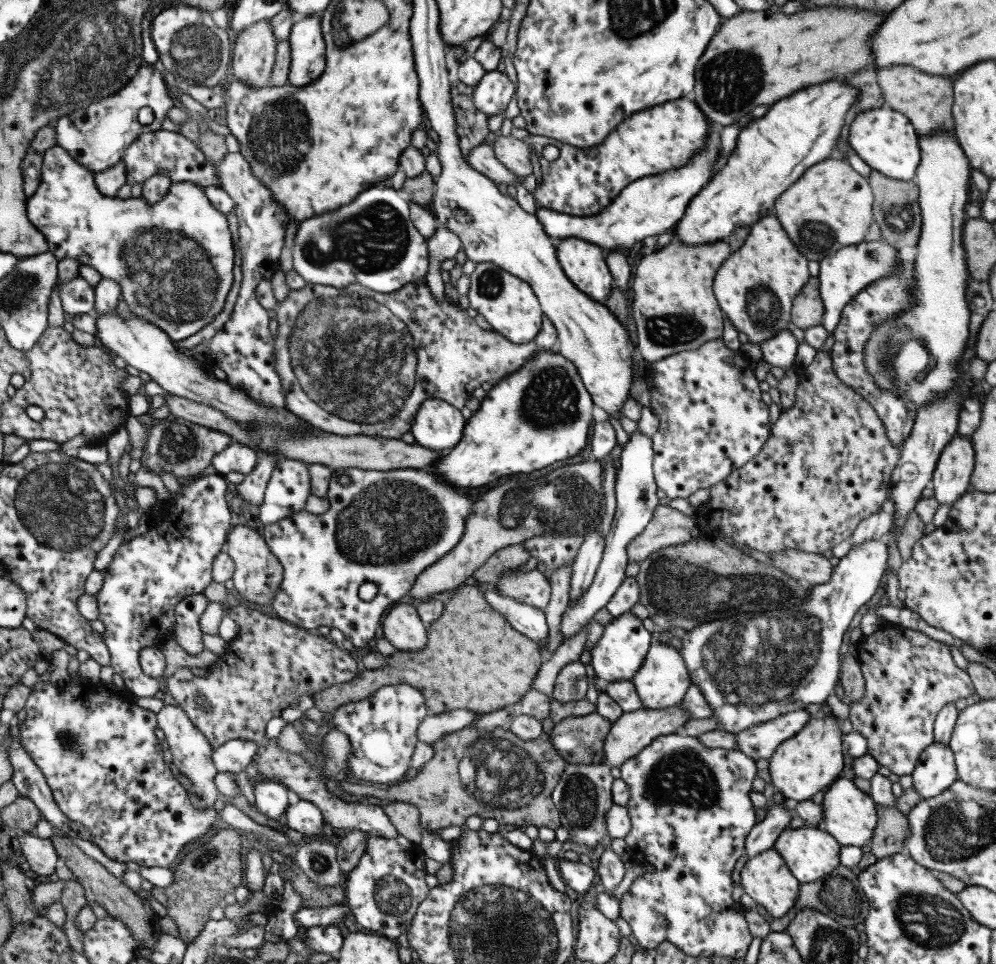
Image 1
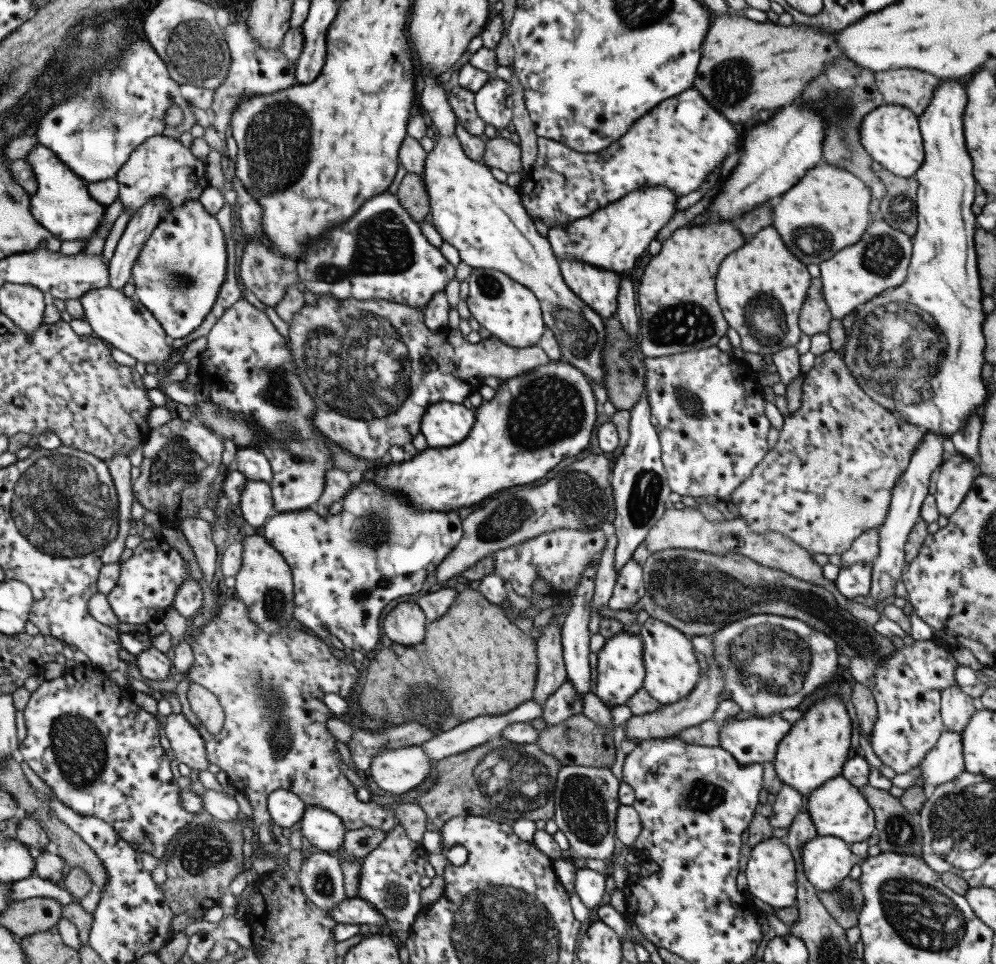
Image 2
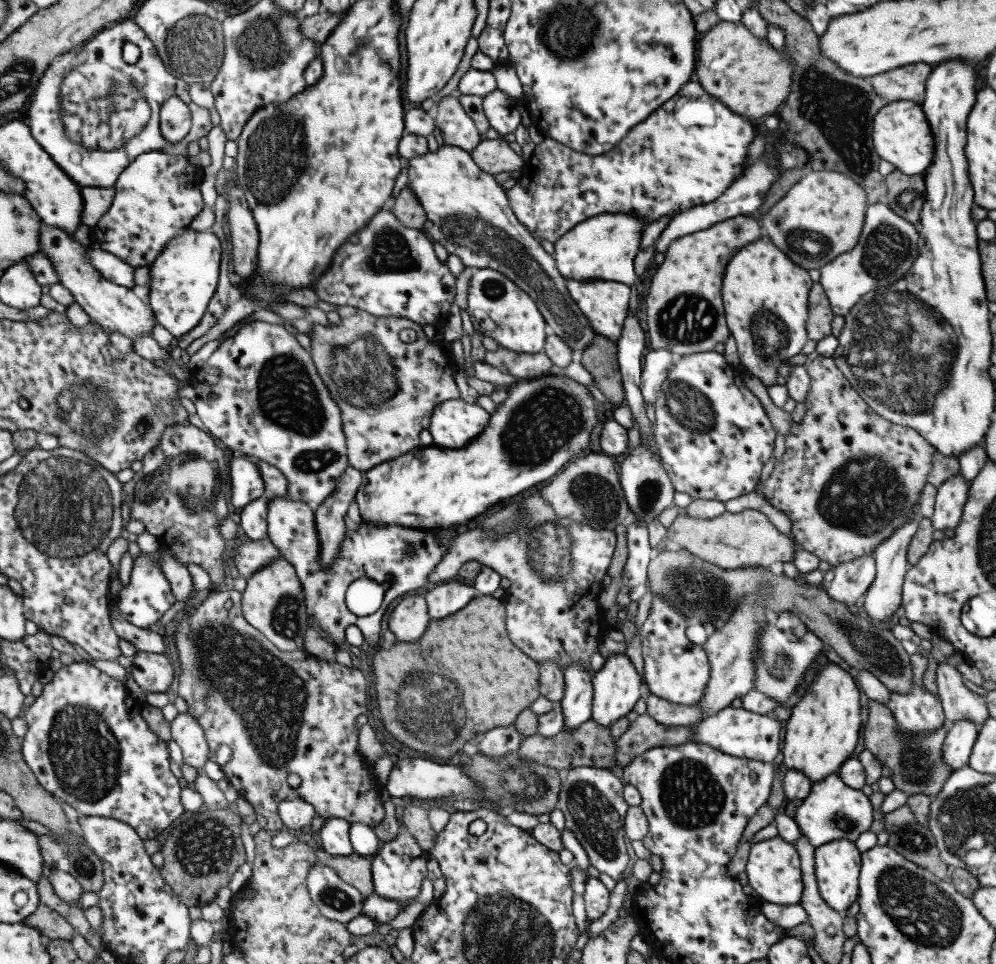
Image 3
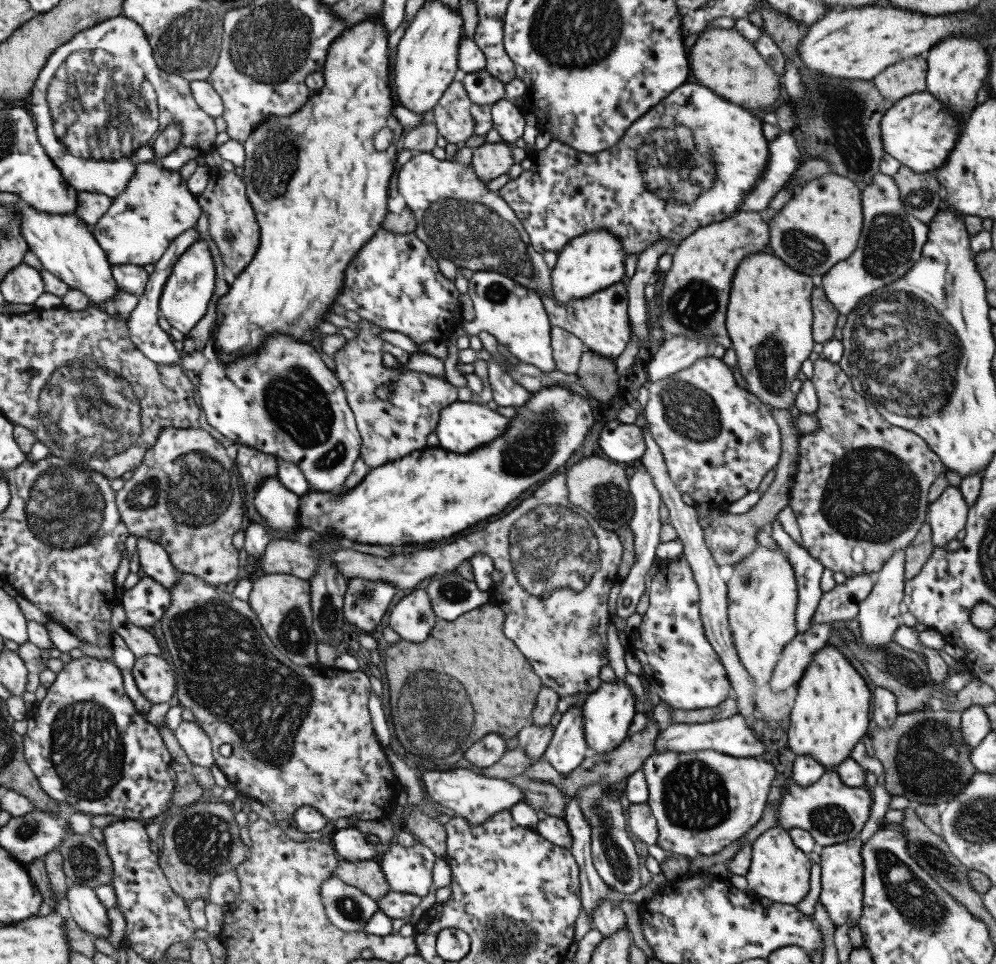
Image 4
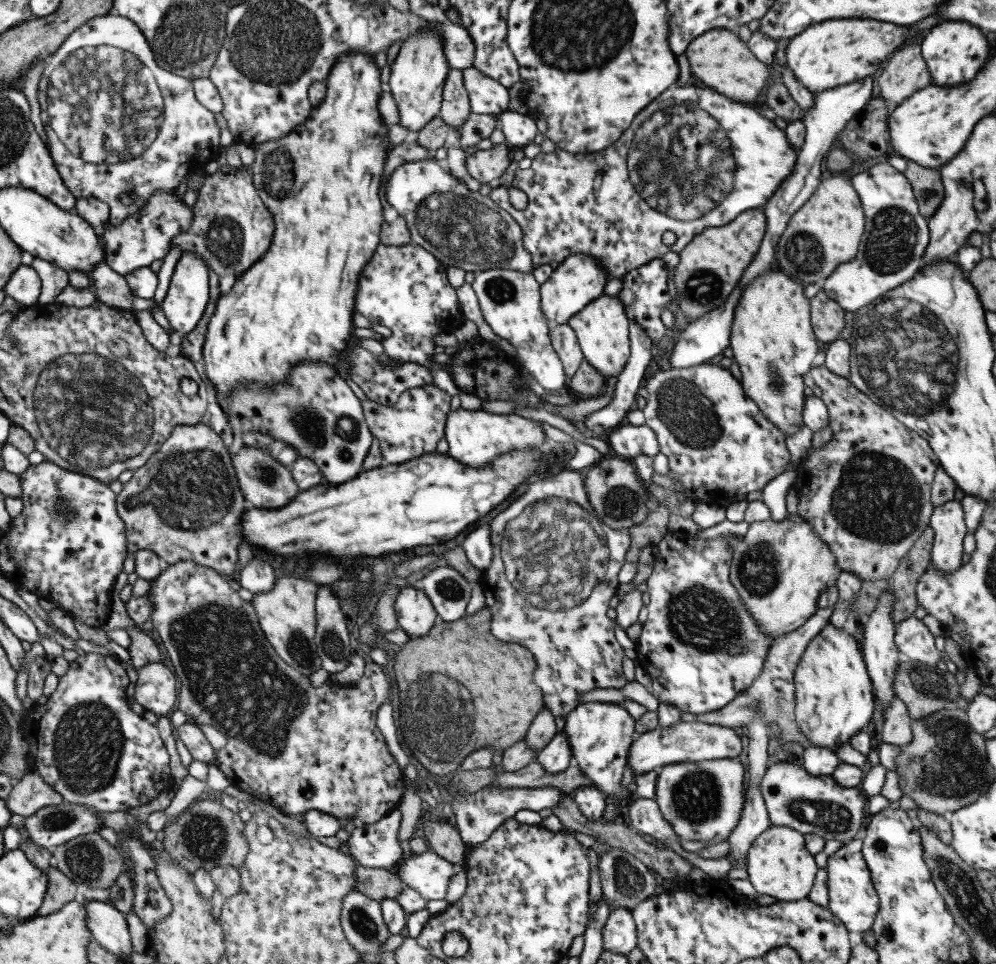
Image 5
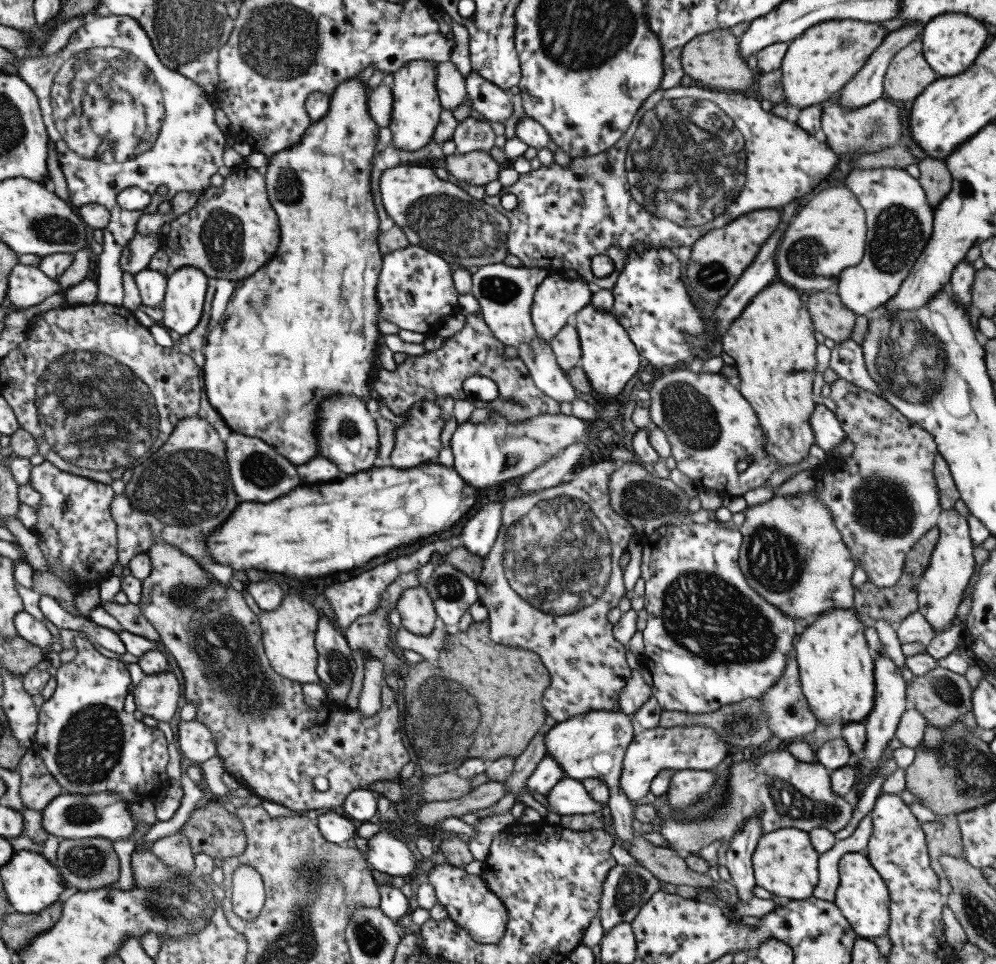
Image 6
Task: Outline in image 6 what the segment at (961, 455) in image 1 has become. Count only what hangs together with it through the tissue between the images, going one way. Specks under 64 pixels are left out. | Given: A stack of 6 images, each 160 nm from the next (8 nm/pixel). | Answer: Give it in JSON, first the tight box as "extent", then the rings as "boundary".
{"extent":[916,509,976,628],"boundary":[[[955,509],[940,510],[937,517],[936,529],[938,537],[933,547],[928,566],[919,576],[916,588],[918,609],[916,610],[932,626],[932,628],[947,628],[955,618],[955,609],[962,600],[963,590],[976,567],[971,555],[972,542],[968,535],[966,517]]]}

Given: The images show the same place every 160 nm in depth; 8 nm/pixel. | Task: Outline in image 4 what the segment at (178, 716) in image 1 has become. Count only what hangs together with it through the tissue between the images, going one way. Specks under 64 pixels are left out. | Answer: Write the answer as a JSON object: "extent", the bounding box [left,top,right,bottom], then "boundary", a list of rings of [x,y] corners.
{"extent":[172,721,214,769],"boundary":[[[181,721],[172,733],[193,765],[208,769],[214,766],[209,737],[197,723]]]}

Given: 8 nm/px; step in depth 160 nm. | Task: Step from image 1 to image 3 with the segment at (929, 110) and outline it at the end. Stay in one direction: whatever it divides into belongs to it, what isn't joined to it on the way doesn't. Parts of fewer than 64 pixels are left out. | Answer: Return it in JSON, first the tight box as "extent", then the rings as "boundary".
{"extent":[871,64,931,104],"boundary":[[[925,64],[901,66],[897,70],[873,76],[871,86],[889,103],[909,100],[920,104],[924,99],[925,80],[929,74],[931,74],[931,68]]]}

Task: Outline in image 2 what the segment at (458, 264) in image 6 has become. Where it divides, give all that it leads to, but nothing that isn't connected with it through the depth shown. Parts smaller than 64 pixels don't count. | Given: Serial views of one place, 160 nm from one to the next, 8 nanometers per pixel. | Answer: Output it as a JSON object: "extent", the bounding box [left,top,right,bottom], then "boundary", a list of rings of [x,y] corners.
{"extent":[419,76,606,386],"boundary":[[[423,76],[423,89],[421,90],[421,95],[419,96],[419,102],[425,112],[427,112],[427,116],[429,116],[432,126],[437,128],[438,140],[434,142],[432,149],[426,153],[426,159],[424,162],[424,167],[422,172],[420,173],[421,178],[423,179],[428,198],[428,205],[430,208],[430,212],[428,214],[428,221],[435,227],[435,230],[440,234],[440,237],[443,241],[445,241],[448,245],[451,245],[457,252],[460,258],[460,261],[463,264],[467,264],[472,269],[474,268],[490,268],[493,270],[498,270],[503,274],[506,274],[510,279],[513,279],[514,282],[525,286],[534,296],[537,298],[541,316],[543,320],[543,324],[553,333],[553,336],[556,338],[556,342],[559,346],[559,351],[561,351],[561,360],[565,363],[574,366],[576,369],[579,369],[586,378],[590,378],[592,382],[596,382],[603,386],[604,382],[604,374],[606,370],[604,369],[603,362],[601,362],[601,349],[603,349],[603,343],[605,343],[606,334],[604,332],[604,320],[599,318],[589,306],[586,306],[571,290],[569,287],[565,286],[565,282],[563,282],[559,267],[558,260],[555,258],[553,251],[551,250],[549,241],[541,236],[541,234],[537,233],[533,227],[532,218],[526,214],[524,206],[520,201],[520,194],[516,191],[516,187],[509,187],[505,183],[498,182],[489,171],[489,167],[485,166],[485,164],[481,165],[474,160],[469,160],[465,156],[464,150],[461,148],[459,141],[457,140],[455,129],[456,129],[456,116],[448,103],[447,98],[447,87],[439,86],[437,84],[439,80],[437,80],[438,76]]]}

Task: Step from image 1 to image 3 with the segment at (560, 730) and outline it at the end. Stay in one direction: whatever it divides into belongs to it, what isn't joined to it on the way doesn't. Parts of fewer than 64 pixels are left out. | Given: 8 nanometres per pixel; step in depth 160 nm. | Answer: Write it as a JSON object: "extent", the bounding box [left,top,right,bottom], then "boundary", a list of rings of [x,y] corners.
{"extent":[516,719,615,770],"boundary":[[[593,719],[583,721],[572,731],[559,731],[555,736],[544,737],[537,734],[526,736],[516,751],[518,757],[537,762],[558,770],[587,766],[591,768],[609,769],[615,763],[615,738],[609,733],[609,728],[597,724]]]}

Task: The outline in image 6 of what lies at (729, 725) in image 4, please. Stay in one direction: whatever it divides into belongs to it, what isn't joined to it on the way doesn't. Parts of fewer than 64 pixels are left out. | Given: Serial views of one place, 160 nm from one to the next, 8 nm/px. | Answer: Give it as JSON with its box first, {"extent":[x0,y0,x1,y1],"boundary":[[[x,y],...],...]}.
{"extent":[619,725,728,803],"boundary":[[[701,725],[655,727],[645,729],[636,736],[625,749],[619,788],[627,800],[635,803],[649,792],[649,784],[655,774],[661,770],[709,770],[719,764],[728,755],[728,742],[725,742],[712,728]]]}

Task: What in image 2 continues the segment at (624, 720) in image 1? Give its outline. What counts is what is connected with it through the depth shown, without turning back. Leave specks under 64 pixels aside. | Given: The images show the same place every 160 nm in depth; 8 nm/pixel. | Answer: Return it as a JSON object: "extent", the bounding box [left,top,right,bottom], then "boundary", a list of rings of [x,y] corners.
{"extent":[624,635,724,741],"boundary":[[[695,635],[690,638],[689,642],[692,644],[692,648],[696,653],[701,652],[706,658],[708,665],[707,671],[703,673],[703,677],[698,678],[698,681],[690,690],[690,693],[681,698],[680,701],[670,705],[661,705],[652,713],[637,716],[631,715],[631,718],[625,721],[624,738],[628,738],[628,740],[645,741],[648,739],[675,737],[686,728],[711,719],[711,715],[715,708],[717,708],[717,704],[724,698],[724,678],[722,678],[722,674],[720,674],[720,668],[718,668],[716,660],[712,657],[714,650],[712,650],[712,641],[709,637]]]}

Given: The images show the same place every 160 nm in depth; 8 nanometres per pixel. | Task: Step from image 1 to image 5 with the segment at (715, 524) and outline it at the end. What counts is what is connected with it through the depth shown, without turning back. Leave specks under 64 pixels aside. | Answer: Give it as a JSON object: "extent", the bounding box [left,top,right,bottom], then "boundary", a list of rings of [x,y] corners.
{"extent":[792,366,938,582],"boundary":[[[825,366],[811,367],[809,376],[814,385],[820,389],[819,398],[826,406],[827,425],[831,430],[832,437],[828,443],[820,447],[811,447],[806,454],[806,459],[799,462],[796,467],[796,480],[792,482],[792,486],[796,489],[797,511],[796,513],[813,529],[813,532],[827,545],[829,552],[835,557],[835,565],[841,571],[851,572],[861,581],[879,579],[881,582],[889,581],[892,572],[897,568],[901,558],[905,557],[905,553],[911,548],[911,545],[917,540],[921,531],[928,526],[929,517],[934,507],[930,501],[930,486],[934,479],[935,469],[938,467],[937,458],[933,451],[929,448],[928,442],[921,438],[921,435],[911,428],[905,427],[903,424],[895,421],[893,415],[887,410],[883,410],[874,402],[871,402],[860,390],[857,390],[845,377],[837,376]]]}

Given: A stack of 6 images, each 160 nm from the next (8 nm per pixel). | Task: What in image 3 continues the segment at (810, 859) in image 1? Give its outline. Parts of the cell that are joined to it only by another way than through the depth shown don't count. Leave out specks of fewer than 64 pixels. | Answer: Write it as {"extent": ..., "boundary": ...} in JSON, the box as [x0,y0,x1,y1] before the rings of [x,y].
{"extent":[814,840,860,914],"boundary":[[[837,840],[814,848],[814,877],[819,896],[831,910],[839,914],[847,911],[857,899],[859,869],[860,852],[853,842]]]}

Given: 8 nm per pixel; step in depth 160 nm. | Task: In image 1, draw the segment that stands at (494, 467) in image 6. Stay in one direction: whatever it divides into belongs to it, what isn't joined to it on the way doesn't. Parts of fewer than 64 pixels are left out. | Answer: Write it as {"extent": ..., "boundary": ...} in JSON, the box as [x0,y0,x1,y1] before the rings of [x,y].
{"extent":[410,398,465,451],"boundary":[[[428,398],[421,402],[413,416],[410,433],[417,445],[443,451],[457,444],[465,424],[458,408],[438,398]]]}

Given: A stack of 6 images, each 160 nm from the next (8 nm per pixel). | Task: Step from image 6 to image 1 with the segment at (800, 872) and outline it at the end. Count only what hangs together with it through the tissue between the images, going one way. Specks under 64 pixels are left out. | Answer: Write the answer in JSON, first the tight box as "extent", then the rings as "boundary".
{"extent":[740,848,798,919],"boundary":[[[773,848],[746,860],[740,870],[741,888],[773,919],[784,917],[789,909],[793,908],[798,896],[798,883],[798,880],[789,872],[784,860]]]}

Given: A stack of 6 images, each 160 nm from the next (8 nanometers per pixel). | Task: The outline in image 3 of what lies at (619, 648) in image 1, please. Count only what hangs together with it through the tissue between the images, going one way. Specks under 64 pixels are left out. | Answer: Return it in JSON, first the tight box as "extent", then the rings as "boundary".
{"extent":[591,653,643,728],"boundary":[[[611,653],[604,658],[603,665],[592,673],[591,719],[597,724],[609,728],[610,724],[631,712],[635,702],[643,696],[641,679],[625,653]]]}

